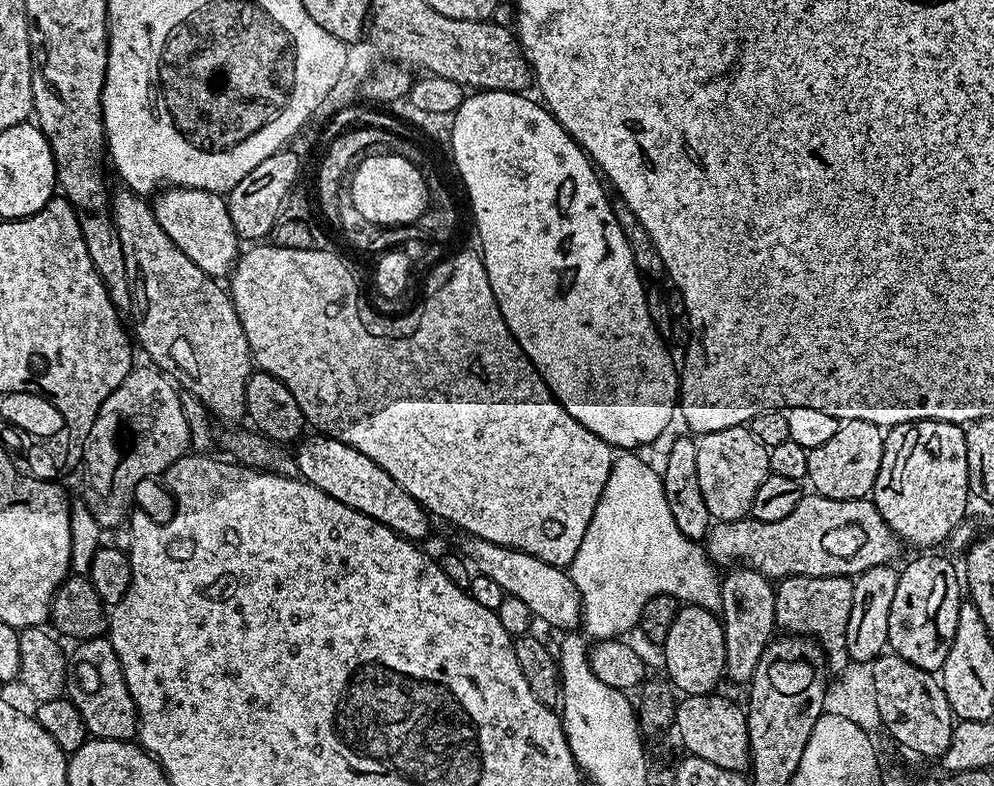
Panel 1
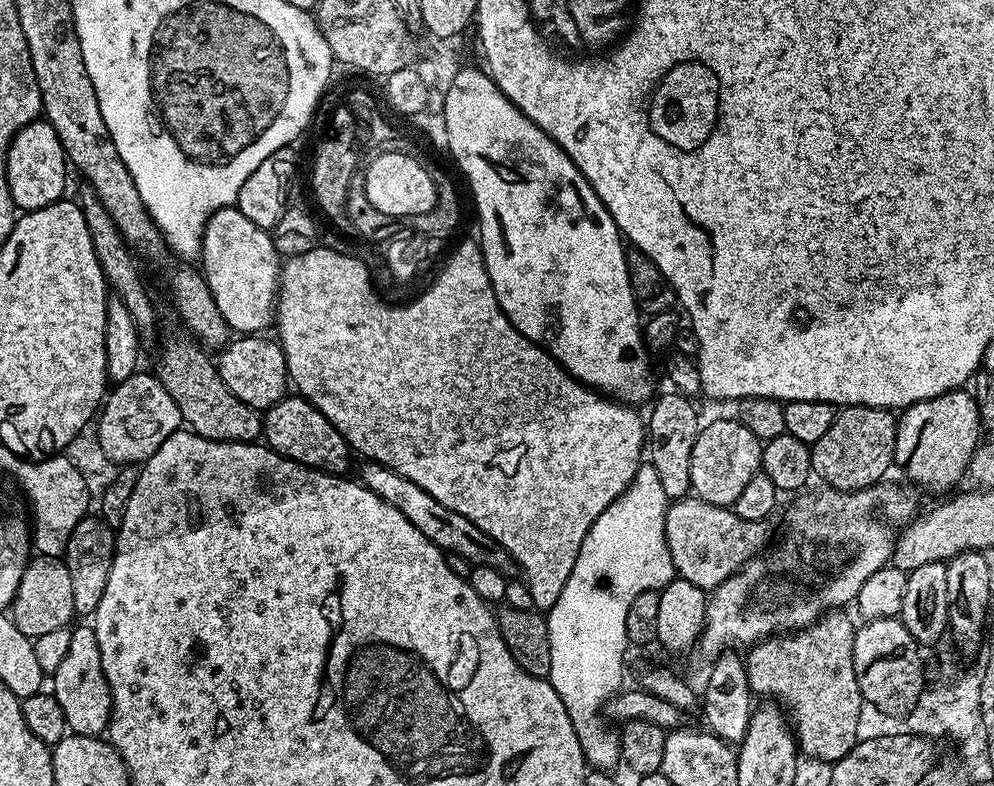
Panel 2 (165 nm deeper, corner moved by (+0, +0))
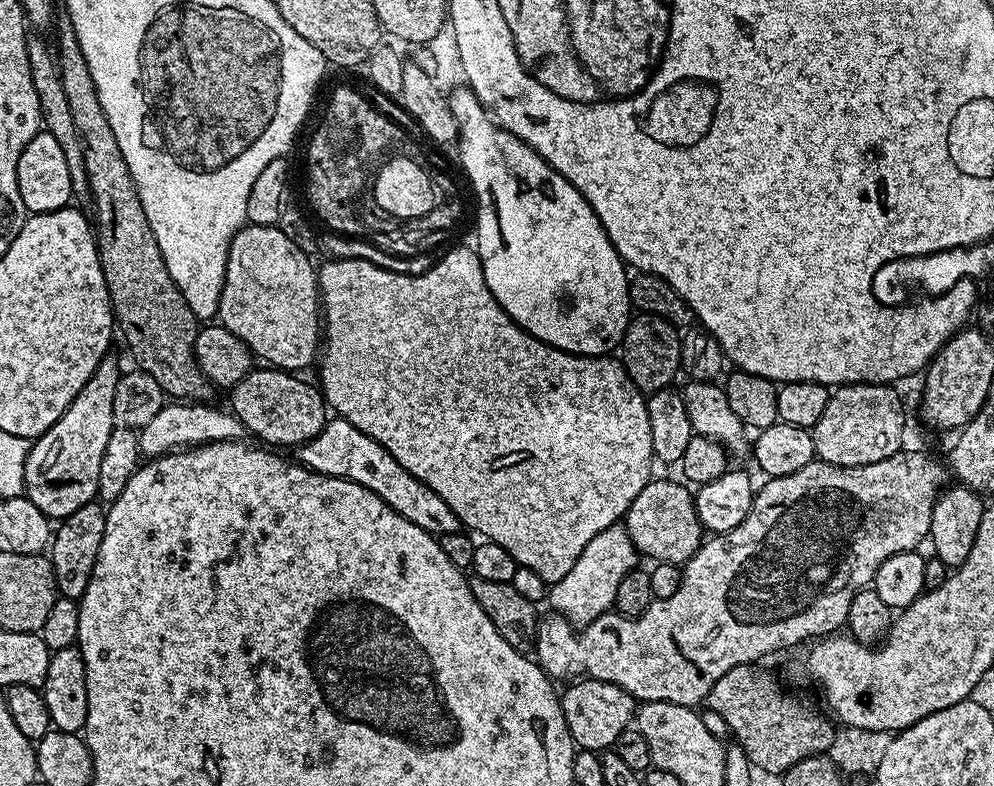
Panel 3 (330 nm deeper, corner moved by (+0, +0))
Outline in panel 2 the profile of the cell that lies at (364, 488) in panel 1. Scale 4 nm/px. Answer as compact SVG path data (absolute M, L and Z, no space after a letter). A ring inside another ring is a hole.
M289 394L279 400L273 408L267 409L262 416L264 422L263 439L267 447L279 456L286 457L308 468L319 468L333 474L344 474L349 470L350 449L342 434L309 400L299 394Z

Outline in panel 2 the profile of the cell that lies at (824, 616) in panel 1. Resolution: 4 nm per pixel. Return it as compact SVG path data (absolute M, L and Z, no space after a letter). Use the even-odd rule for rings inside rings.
M844 610L825 612L816 623L787 634L769 636L759 644L751 645L747 649L748 656L746 652L748 681L753 693L757 697L764 696L760 698L771 698L782 706L803 755L805 752L816 760L828 760L827 762L841 760L858 743L858 716L865 704L854 672L854 638L857 625L852 624L846 613Z

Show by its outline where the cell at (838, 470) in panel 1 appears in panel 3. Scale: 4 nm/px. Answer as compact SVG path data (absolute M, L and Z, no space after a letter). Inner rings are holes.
M854 383L835 387L818 422L810 429L815 457L830 465L864 466L892 457L903 449L906 412L895 387Z

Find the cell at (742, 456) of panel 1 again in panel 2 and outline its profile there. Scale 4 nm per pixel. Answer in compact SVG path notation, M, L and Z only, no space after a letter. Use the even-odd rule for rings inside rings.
M735 418L712 420L709 424L707 421L694 442L694 454L690 454L690 482L694 495L714 506L732 508L750 478L761 471L761 447L762 441L754 438L754 434Z

